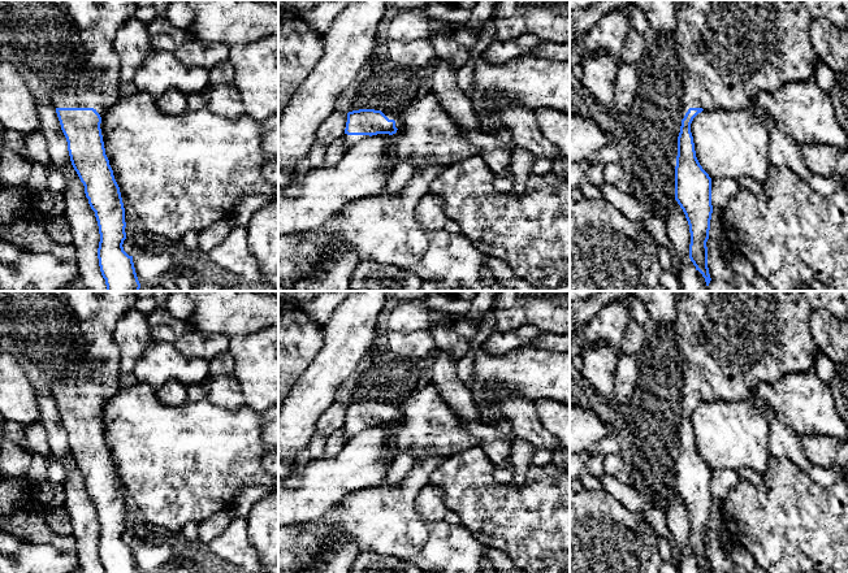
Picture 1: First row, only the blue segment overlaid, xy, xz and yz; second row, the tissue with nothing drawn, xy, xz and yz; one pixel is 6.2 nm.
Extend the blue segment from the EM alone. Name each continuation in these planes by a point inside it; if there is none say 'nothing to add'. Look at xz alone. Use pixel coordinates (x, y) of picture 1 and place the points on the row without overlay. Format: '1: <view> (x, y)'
1: xz (349, 432)

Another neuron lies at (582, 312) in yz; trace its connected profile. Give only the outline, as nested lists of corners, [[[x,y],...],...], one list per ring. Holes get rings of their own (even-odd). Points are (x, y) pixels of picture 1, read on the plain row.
[[[594,291],[584,300],[570,301],[570,318],[577,329],[587,325],[603,307],[616,301],[628,291]]]

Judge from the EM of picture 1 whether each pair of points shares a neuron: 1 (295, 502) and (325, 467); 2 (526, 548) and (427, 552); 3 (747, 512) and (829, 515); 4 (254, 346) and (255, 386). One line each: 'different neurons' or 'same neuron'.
1: same neuron
2: different neurons
3: same neuron
4: same neuron

